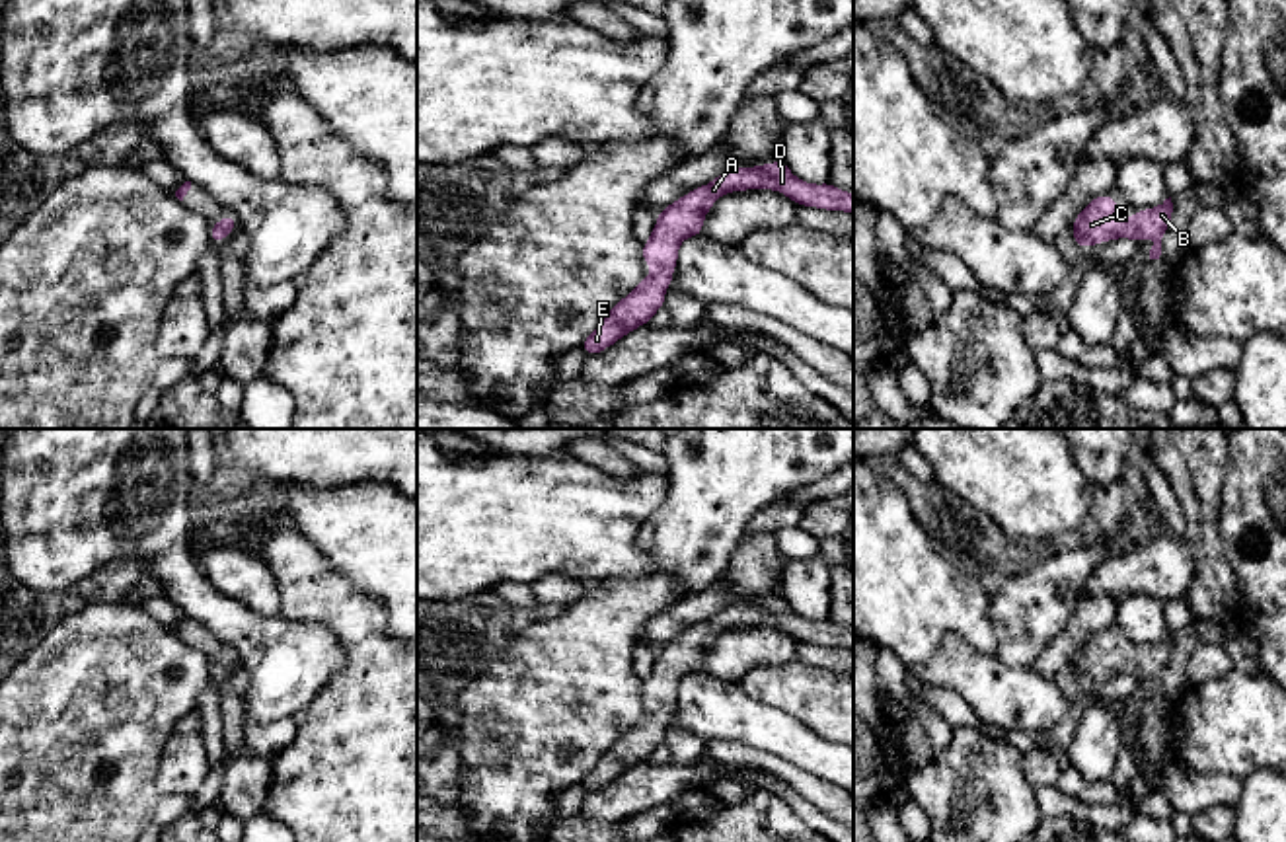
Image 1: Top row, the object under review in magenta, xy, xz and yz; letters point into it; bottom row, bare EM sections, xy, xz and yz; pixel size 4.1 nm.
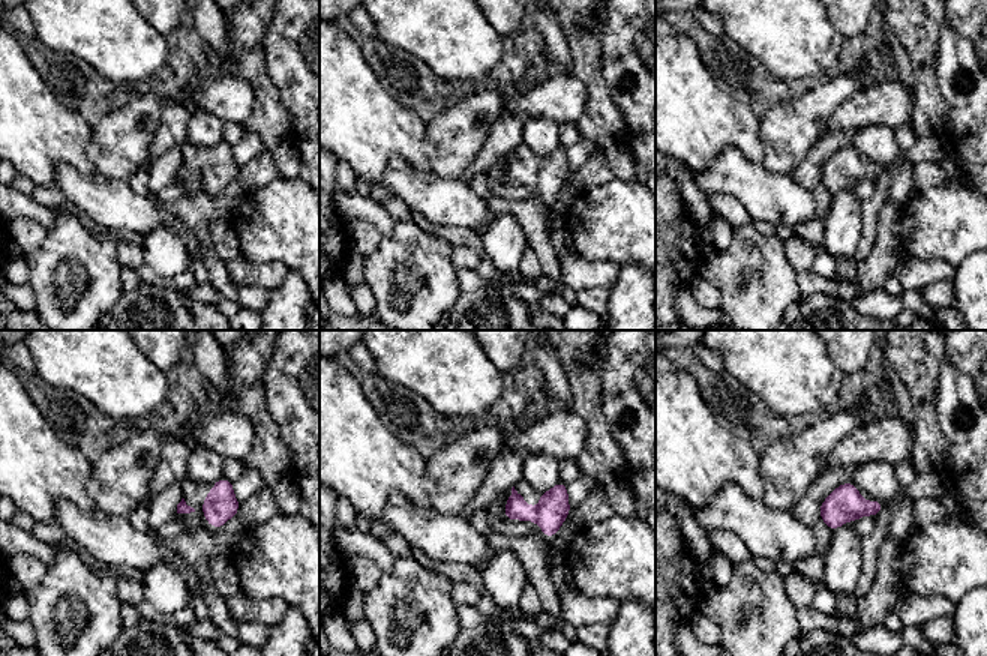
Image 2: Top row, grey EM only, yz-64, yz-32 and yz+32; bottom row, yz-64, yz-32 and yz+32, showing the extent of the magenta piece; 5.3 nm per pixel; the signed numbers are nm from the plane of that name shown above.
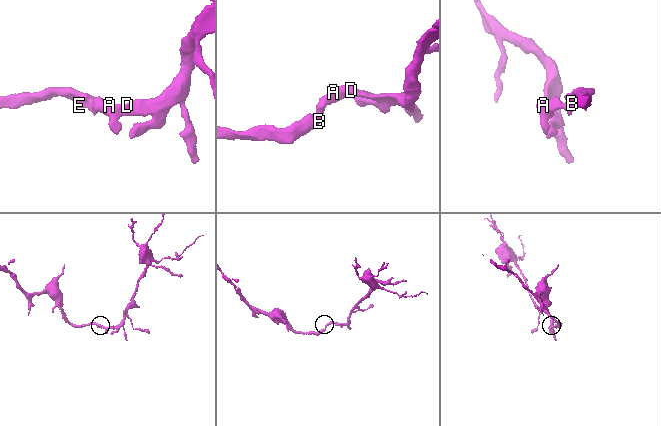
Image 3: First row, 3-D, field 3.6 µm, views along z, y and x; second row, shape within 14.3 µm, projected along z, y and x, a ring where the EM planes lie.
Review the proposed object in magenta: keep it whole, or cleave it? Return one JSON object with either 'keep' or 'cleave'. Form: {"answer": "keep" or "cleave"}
{"answer": "keep"}

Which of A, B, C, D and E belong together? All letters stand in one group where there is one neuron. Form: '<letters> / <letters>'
A B C D E

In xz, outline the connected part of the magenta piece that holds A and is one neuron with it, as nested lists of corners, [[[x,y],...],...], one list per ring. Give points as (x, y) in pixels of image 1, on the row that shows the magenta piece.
[[[781,160],[756,168],[729,168],[711,183],[690,191],[657,214],[657,226],[643,244],[643,261],[657,273],[643,277],[583,341],[581,347],[588,357],[598,355],[625,333],[645,325],[655,312],[664,306],[662,290],[672,283],[680,242],[690,236],[701,236],[703,216],[717,197],[744,189],[775,189],[797,205],[824,210],[848,210],[853,214],[851,193],[846,193],[832,183],[805,183],[797,179]]]

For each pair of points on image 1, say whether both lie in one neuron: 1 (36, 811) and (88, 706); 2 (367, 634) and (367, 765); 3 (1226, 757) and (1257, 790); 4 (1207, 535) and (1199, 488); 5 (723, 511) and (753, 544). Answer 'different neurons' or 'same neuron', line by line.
1: same neuron
2: same neuron
3: different neurons
4: same neuron
5: different neurons

